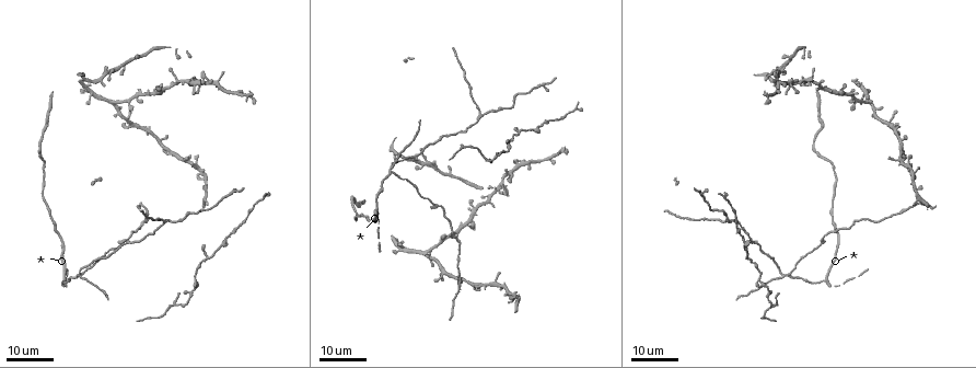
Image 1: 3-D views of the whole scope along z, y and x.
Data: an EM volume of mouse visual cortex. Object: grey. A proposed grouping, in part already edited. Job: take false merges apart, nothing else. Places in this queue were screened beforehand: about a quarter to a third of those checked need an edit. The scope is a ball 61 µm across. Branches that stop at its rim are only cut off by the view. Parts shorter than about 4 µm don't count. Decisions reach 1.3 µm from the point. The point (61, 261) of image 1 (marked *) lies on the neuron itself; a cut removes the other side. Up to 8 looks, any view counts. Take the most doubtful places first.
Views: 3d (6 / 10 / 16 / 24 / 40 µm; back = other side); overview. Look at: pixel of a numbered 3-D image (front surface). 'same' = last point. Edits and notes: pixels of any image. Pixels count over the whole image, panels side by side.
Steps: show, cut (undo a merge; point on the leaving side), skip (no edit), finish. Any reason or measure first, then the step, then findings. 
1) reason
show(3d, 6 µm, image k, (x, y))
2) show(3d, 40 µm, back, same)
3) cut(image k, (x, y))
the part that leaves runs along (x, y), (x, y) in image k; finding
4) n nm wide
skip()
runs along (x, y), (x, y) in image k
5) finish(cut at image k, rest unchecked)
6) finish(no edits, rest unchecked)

thick turns thin
show(3d, 16 µm, image 1, (757, 281))

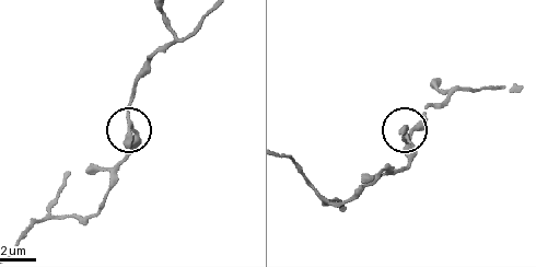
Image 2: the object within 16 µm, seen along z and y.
show(3d, 6 µm, image 2, (131, 123))

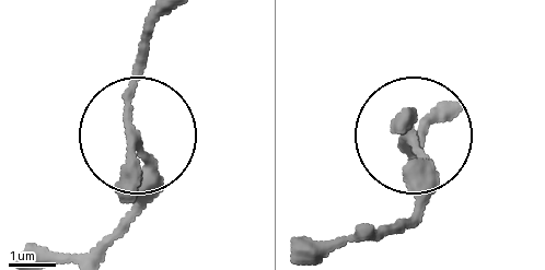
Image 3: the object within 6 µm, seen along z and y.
3 arms
skip()
runs along (152, 22), (124, 116), (148, 175), (136, 218) in image 3; one neuron here

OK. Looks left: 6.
three-way junction
show(3d, 16 µm, image 1, (478, 113))

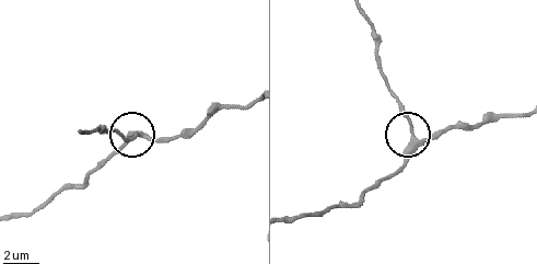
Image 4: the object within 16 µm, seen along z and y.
show(3d, 6 µm, image 4, (418, 141))

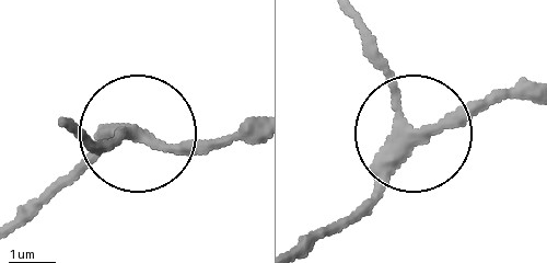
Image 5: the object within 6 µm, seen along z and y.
250 nm wide
skip()
all the same neuron

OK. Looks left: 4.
four arms meet
show(3d, 16 µm, image 1, (802, 81))

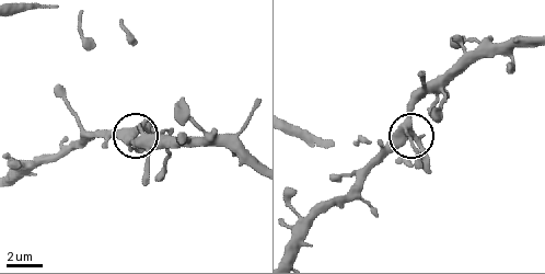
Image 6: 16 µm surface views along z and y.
zoom in
show(3d, 10 µm, image 6, (136, 134))

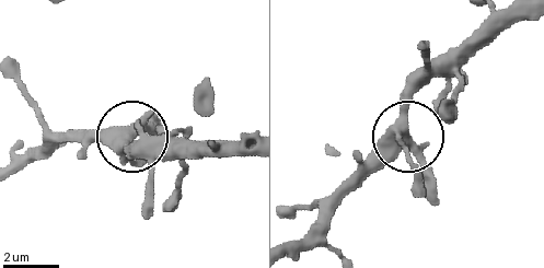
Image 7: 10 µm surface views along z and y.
skip()
one neuron here

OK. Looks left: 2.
three-way junction
show(3d, 24 µm, image 1, (390, 172))

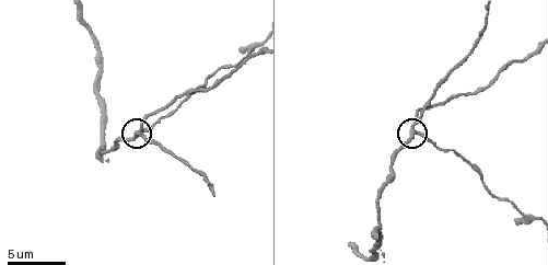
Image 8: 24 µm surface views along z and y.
show(3d, 10 µm, image 8, (414, 131))

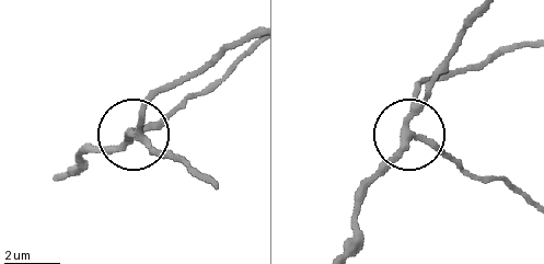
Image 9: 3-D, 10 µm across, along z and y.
3 arms
skip()
continuous, no second neuron

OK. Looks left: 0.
finish(no edits, rest unchecked)

